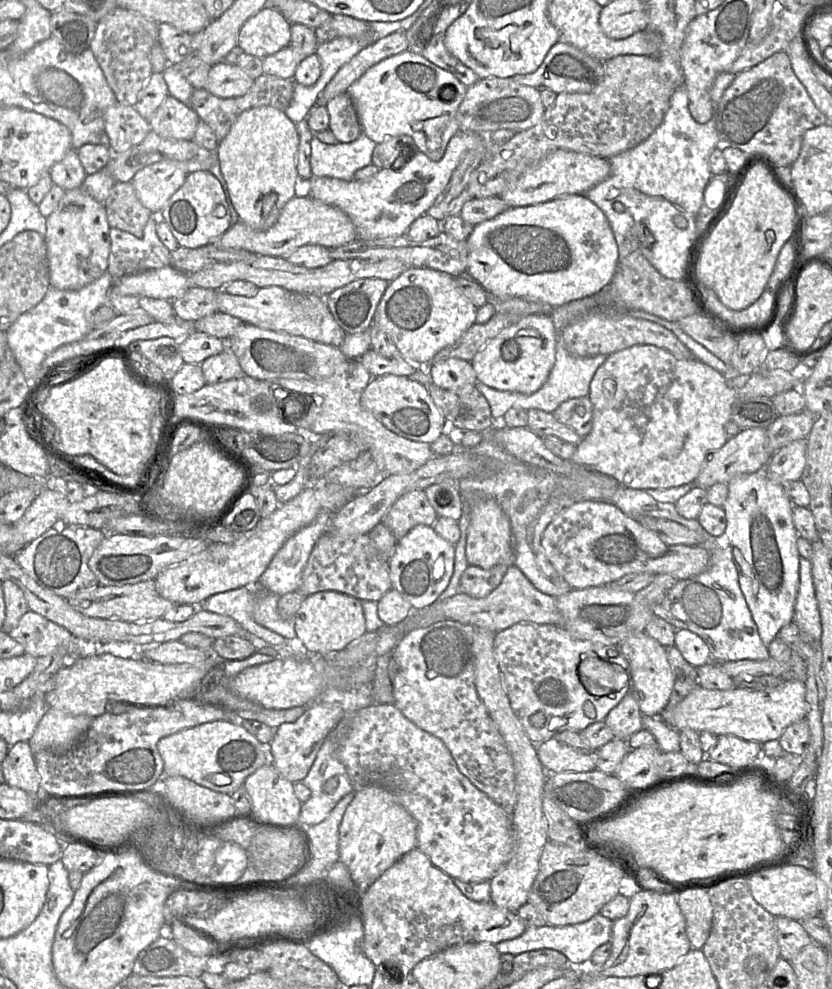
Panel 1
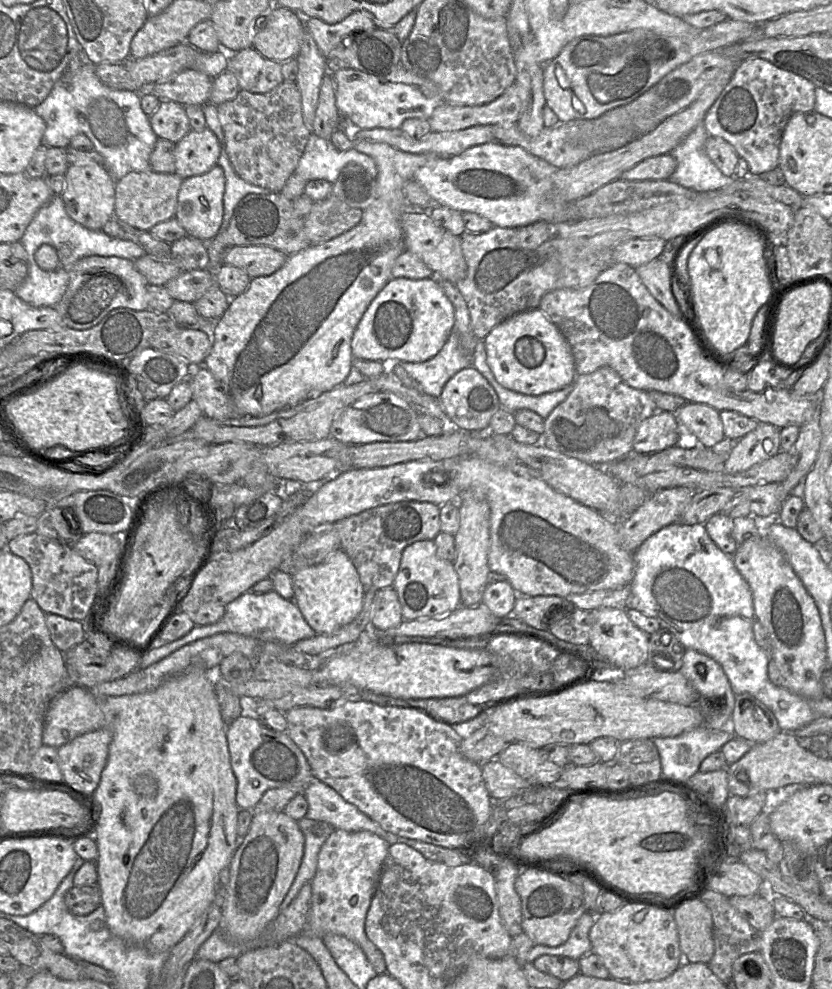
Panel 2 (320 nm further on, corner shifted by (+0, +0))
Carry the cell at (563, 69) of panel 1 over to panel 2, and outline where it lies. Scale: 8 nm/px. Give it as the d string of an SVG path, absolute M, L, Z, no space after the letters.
M727 18L725 21L700 30L696 36L676 37L650 30L631 30L609 36L583 35L570 41L551 61L543 65L543 90L546 105L558 116L560 122L592 120L627 105L656 85L668 73L693 57L721 49L742 41L761 40L761 24Z

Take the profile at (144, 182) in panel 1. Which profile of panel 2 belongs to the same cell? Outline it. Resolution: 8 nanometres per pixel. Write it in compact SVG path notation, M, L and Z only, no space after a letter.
M191 130L175 143L174 173L183 179L205 174L217 165L220 153L220 142L212 130Z

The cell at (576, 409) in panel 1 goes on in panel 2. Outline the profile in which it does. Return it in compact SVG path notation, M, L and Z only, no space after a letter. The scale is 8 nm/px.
M601 367L590 374L577 375L572 392L545 419L541 443L568 457L598 467L606 466L634 453L633 441L639 425L657 411L647 391L630 387L615 370Z

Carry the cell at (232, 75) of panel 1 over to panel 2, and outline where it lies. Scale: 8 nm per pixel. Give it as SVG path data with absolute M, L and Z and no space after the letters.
M186 69L175 76L155 83L147 91L155 94L160 101L174 101L183 106L208 103L213 78L197 69Z

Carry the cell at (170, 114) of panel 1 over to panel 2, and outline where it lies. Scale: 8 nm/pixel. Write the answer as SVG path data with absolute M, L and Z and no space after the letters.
M161 101L149 117L151 127L158 139L177 143L191 131L185 106L174 101Z

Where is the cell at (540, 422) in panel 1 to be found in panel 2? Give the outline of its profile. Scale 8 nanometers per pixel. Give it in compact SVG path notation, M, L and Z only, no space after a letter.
M657 411L639 425L633 452L650 454L675 445L691 444L690 437L683 431L675 413Z

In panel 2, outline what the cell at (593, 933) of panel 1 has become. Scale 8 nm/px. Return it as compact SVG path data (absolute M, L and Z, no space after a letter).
M585 912L577 921L570 932L568 939L560 946L548 947L544 945L533 945L526 955L526 962L533 961L542 955L564 956L579 960L582 956L592 952L589 940L589 931L595 922L596 915Z

